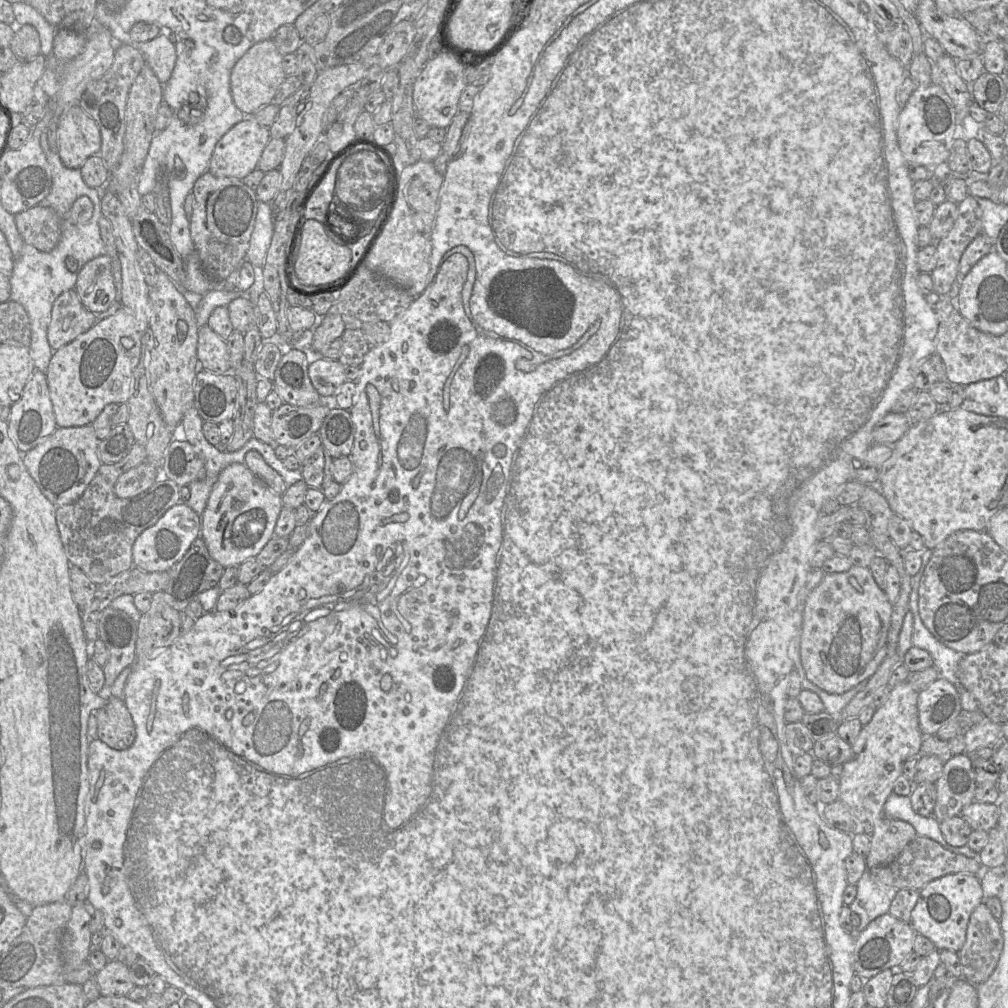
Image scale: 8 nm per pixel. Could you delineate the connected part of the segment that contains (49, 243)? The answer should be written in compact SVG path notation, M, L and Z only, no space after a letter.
M39 204L15 214L14 219L24 243L42 252L57 246L63 219L52 208Z

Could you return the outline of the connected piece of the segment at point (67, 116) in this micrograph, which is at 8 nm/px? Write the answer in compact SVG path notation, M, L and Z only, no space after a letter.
M79 105L69 107L58 117L57 134L58 155L69 169L80 169L89 157L100 152L99 127Z

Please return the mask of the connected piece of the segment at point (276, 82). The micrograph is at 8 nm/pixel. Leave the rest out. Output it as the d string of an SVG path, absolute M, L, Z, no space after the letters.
M266 39L250 47L233 67L230 76L232 99L246 116L251 116L260 108L272 103L272 99L286 77L282 67L282 57L273 40Z

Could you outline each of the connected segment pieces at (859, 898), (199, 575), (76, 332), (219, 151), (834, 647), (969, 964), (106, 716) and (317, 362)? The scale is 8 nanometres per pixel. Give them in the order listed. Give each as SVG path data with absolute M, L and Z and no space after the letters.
M867 869L856 884L857 894L849 905L860 916L859 931L864 930L875 918L889 912L898 889L874 880Z
M199 536L190 546L189 550L169 571L145 572L137 567L121 572L98 585L91 603L81 610L82 627L85 637L92 644L98 639L98 620L102 611L111 602L121 595L135 595L140 592L164 592L165 601L175 610L182 612L189 604L198 600L202 592L216 587L225 571L225 568L214 560L207 548L204 539Z
M75 289L63 292L54 302L47 338L53 351L60 349L89 330L97 318L81 303Z
M246 117L217 142L208 171L216 177L242 180L257 169L270 138L269 128Z
M852 565L846 572L825 573L821 582L809 593L803 611L801 622L801 641L800 653L801 662L808 677L814 685L831 694L843 694L852 689L864 680L868 680L878 669L879 665L887 656L887 638L890 627L893 604L889 601L884 590L882 590L875 582L872 573L868 567L860 567Z
M982 902L971 913L965 942L957 952L962 978L974 985L985 982L995 970L1002 949L1000 922Z
M110 697L96 712L96 717L98 739L118 751L132 746L136 729L123 698Z
M314 356L308 367L310 380L321 397L335 396L346 381L344 365L338 360Z

